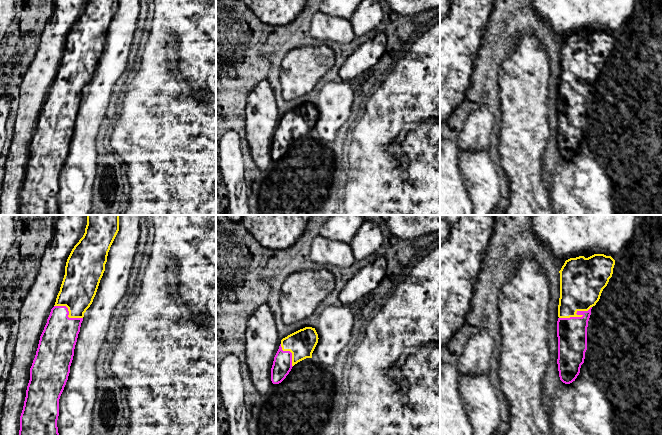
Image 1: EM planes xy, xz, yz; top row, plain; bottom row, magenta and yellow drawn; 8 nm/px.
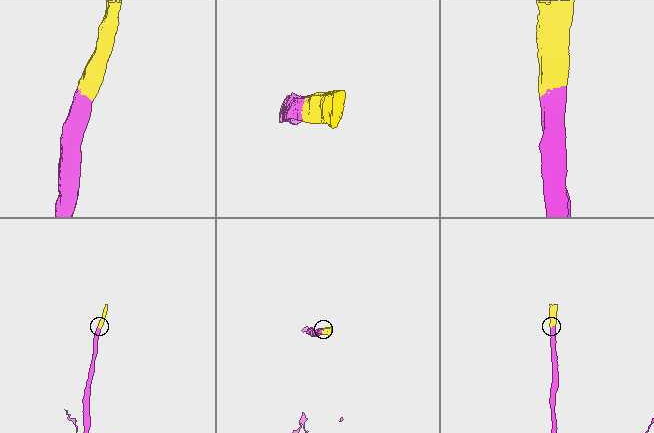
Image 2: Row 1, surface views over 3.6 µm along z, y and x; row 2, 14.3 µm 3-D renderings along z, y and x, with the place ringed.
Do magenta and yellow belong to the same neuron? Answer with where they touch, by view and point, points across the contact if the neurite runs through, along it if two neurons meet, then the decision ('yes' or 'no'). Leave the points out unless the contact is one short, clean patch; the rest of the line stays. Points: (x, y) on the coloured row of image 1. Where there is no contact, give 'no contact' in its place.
yz (576, 317) | yes

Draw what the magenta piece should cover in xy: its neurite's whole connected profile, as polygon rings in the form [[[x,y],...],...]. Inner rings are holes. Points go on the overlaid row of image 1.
[[[87,215],[85,233],[67,259],[60,291],[40,336],[30,368],[19,435],[59,435],[59,399],[68,380],[84,313],[96,295],[105,271],[108,252],[118,231],[119,215]]]

